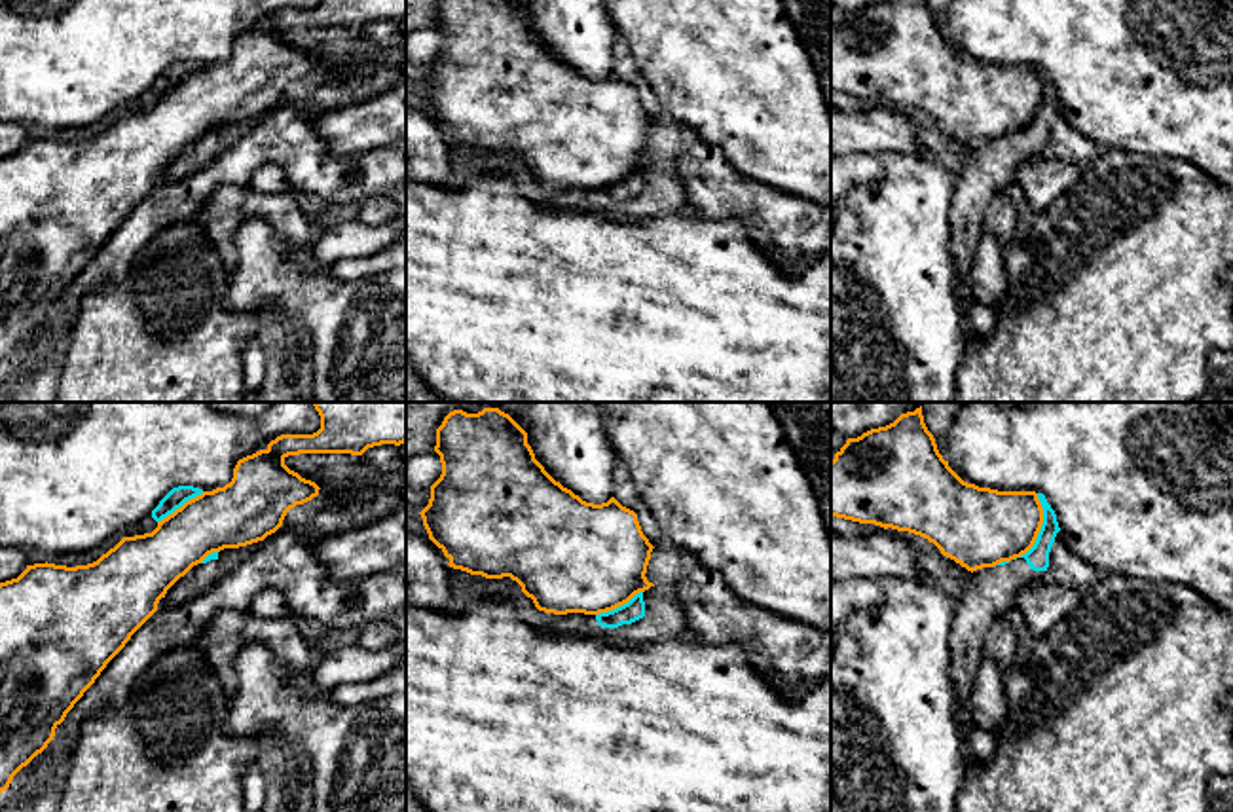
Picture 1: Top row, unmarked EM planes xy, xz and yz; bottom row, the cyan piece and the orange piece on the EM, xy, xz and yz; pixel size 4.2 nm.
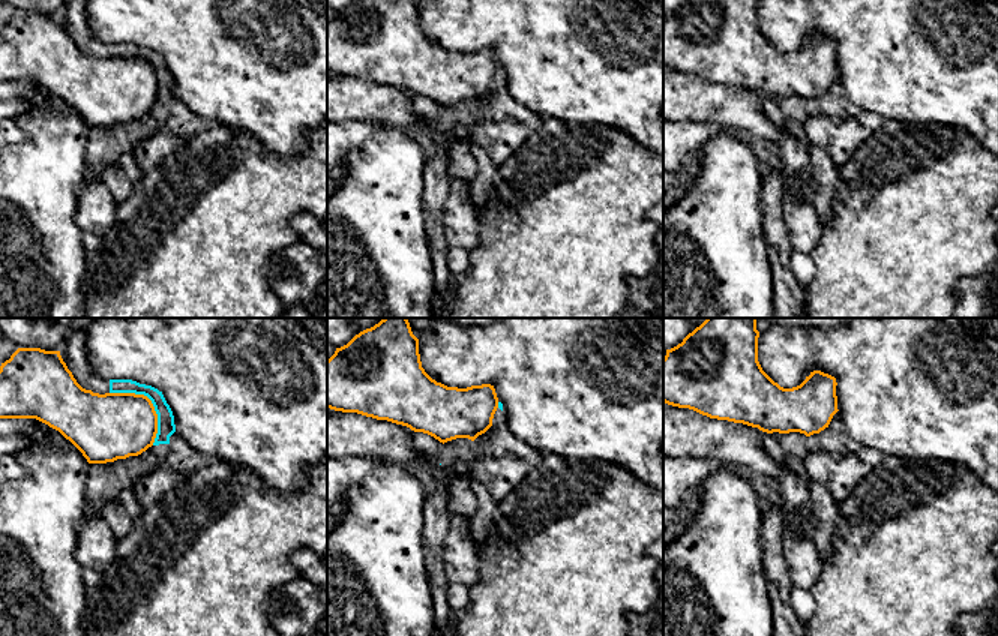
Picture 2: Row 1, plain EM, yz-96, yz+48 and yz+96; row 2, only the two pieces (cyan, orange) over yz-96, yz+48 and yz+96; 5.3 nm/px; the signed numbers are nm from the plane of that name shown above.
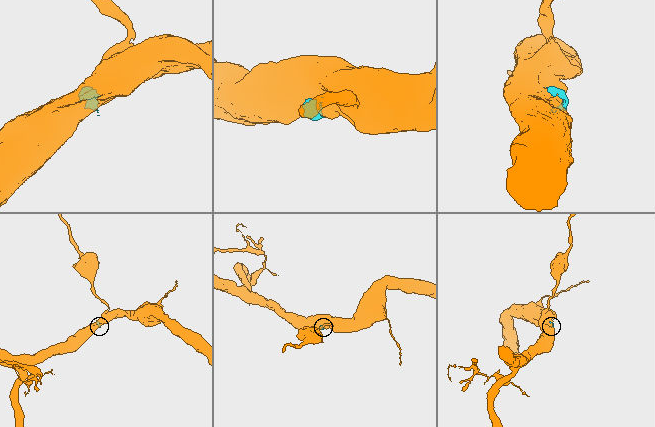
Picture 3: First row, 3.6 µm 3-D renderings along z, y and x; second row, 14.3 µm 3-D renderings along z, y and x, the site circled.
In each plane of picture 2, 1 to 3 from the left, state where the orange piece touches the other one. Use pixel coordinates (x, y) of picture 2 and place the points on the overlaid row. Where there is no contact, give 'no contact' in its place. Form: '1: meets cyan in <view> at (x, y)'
1: meets cyan in yz-96 at (152, 402)
2: meets cyan in yz+48 at (498, 405)
3: no contact

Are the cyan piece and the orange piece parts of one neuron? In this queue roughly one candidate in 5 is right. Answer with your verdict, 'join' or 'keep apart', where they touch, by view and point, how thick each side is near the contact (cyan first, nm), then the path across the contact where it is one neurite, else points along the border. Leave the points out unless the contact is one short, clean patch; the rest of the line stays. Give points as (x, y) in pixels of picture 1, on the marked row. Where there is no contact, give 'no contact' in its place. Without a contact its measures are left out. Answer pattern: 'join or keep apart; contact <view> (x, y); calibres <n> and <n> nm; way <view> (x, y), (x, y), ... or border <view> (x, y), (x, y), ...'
keep apart; contact yz (1042, 526); calibres 100 and 320 nm

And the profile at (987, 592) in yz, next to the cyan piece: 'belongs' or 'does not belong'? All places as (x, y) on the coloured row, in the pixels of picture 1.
belongs

